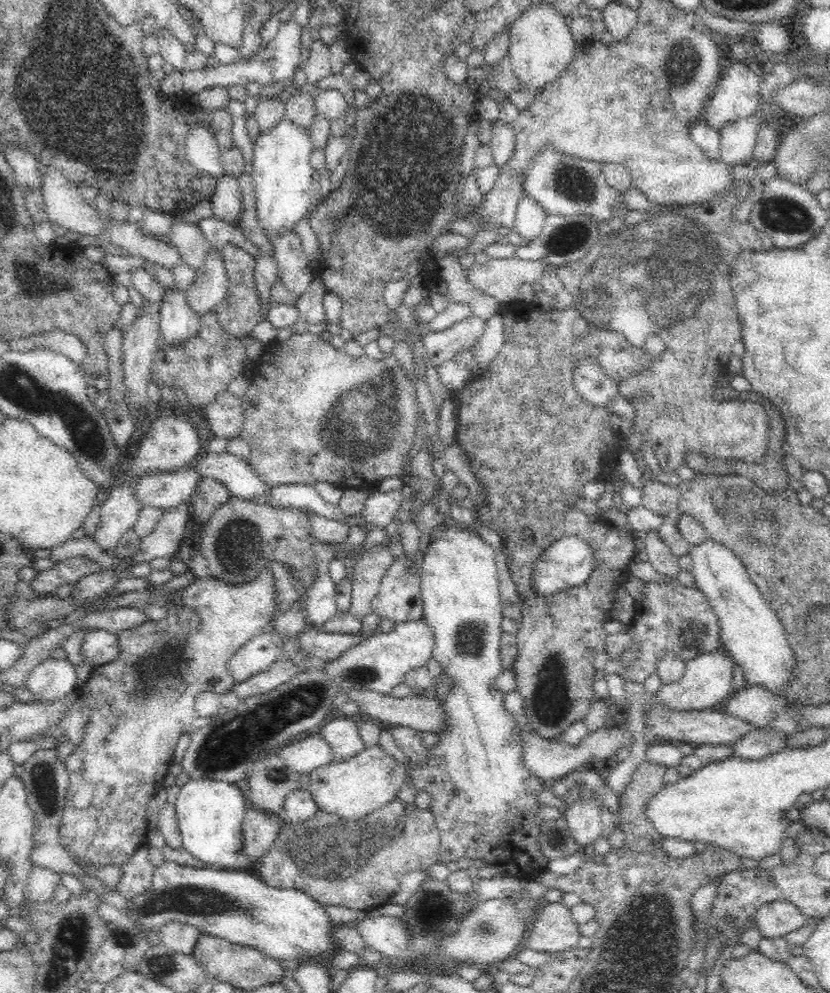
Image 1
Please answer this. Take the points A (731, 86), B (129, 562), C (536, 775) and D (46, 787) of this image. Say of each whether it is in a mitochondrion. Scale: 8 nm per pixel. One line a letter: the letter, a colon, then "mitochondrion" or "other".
A: other
B: other
C: other
D: mitochondrion

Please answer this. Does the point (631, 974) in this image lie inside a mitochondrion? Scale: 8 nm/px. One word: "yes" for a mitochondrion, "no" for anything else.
yes

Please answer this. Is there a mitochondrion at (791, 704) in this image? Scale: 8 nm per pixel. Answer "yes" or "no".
no

